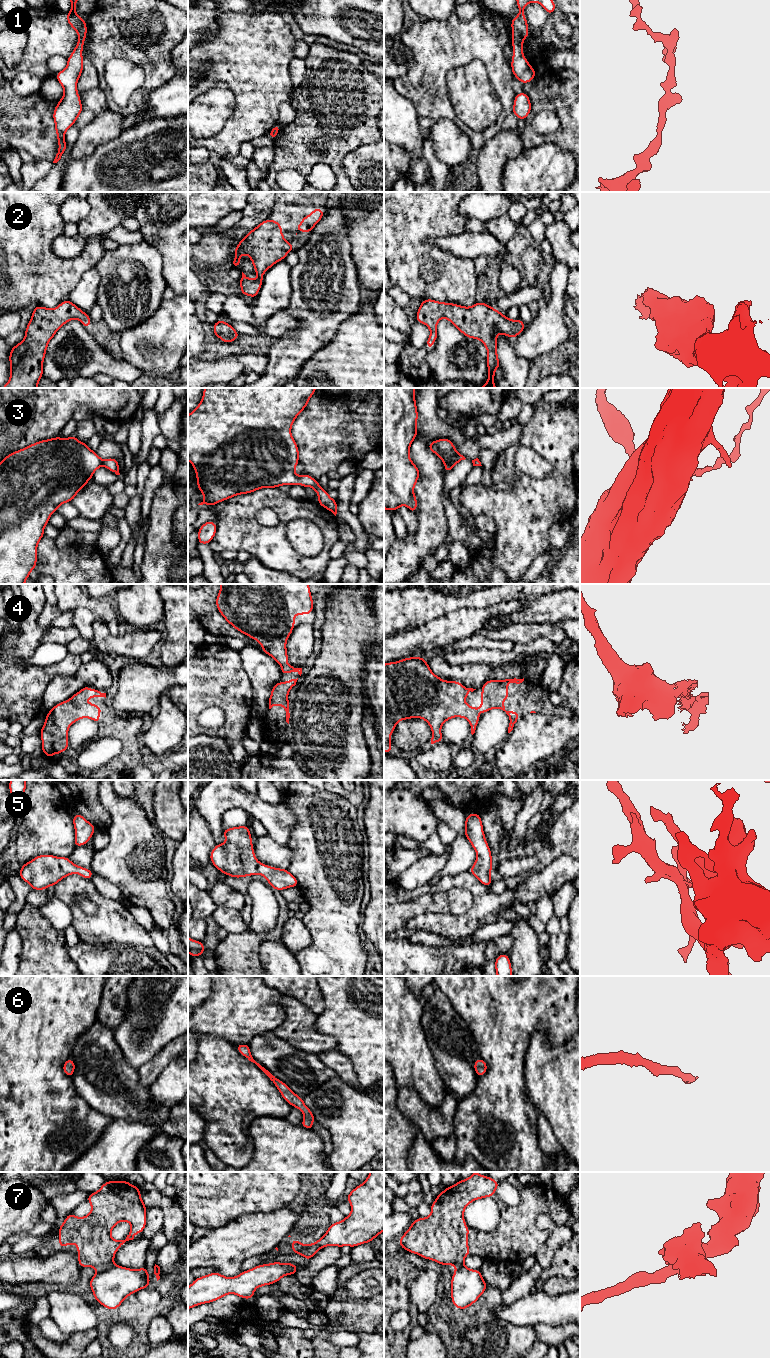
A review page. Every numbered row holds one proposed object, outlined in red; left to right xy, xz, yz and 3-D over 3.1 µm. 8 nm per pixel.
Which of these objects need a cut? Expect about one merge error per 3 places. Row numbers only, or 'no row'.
7

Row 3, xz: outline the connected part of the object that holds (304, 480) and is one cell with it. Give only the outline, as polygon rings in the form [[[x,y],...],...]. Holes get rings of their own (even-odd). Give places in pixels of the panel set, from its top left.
[[[204,388],[199,405],[188,415],[188,461],[193,465],[197,487],[204,495],[204,501],[198,505],[214,506],[221,501],[229,500],[233,496],[252,493],[261,488],[277,488],[283,485],[299,484],[302,487],[311,487],[318,494],[318,503],[325,509],[337,514],[337,501],[332,499],[328,492],[322,488],[318,481],[308,474],[297,476],[295,468],[299,463],[298,446],[292,437],[291,427],[296,417],[306,408],[310,398],[317,391],[316,388]]]

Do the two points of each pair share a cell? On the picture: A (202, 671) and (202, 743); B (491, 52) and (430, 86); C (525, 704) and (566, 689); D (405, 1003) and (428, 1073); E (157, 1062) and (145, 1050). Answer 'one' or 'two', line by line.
A: two
B: one
C: two
D: one
E: two

